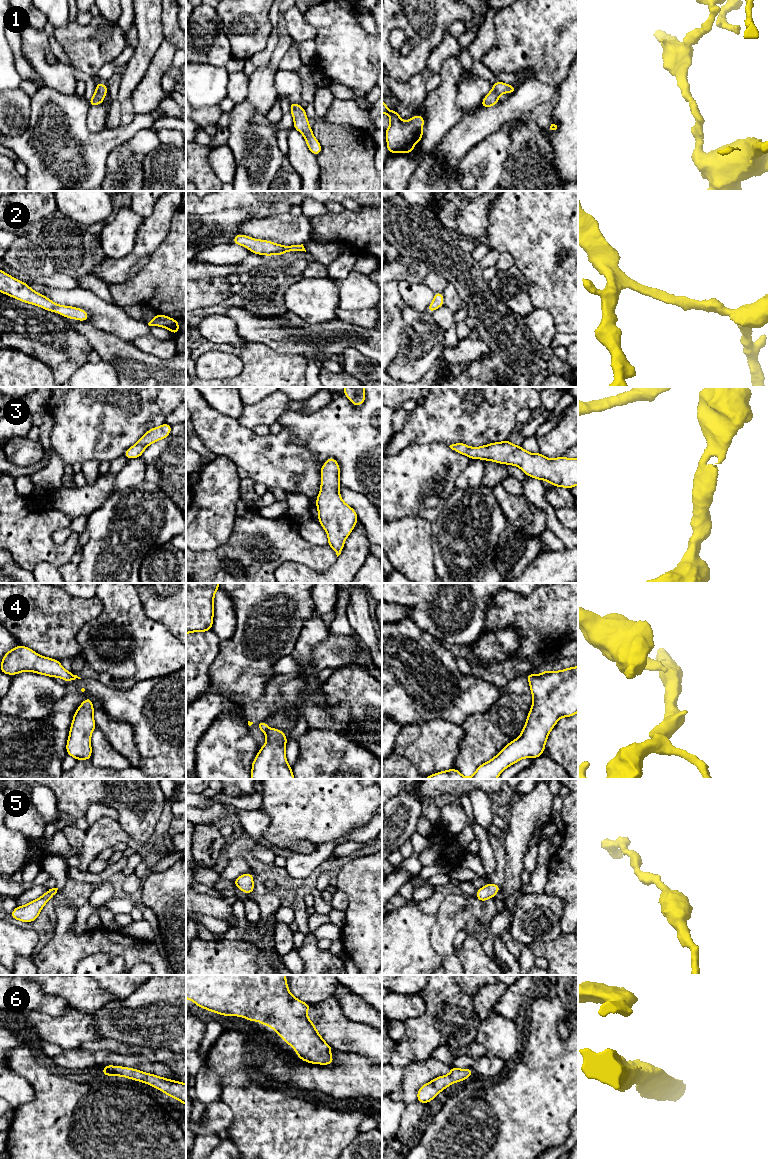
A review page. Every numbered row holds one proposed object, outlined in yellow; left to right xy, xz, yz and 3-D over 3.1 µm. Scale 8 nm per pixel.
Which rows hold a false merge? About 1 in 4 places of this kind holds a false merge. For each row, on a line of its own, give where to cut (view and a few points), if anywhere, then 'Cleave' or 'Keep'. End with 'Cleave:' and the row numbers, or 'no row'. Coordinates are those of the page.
1: No split. Keep
2: No split. Keep
3: No split. Keep
4: Split along xz (268, 727), (264, 732). Cleave
5: No split. Keep
6: No split. Keep
Cleave: 4

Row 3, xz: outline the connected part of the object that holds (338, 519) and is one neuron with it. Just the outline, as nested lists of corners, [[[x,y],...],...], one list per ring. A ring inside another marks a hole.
[[[334,457],[327,459],[320,473],[321,489],[316,499],[318,522],[328,535],[327,545],[338,557],[343,551],[345,540],[358,522],[358,515],[341,498],[340,466]]]

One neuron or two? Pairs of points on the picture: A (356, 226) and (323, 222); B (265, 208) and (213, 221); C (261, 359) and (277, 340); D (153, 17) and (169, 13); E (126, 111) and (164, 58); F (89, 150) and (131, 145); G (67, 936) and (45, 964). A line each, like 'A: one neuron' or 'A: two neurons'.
A: one neuron
B: two neurons
C: two neurons
D: two neurons
E: two neurons
F: two neurons
G: one neuron

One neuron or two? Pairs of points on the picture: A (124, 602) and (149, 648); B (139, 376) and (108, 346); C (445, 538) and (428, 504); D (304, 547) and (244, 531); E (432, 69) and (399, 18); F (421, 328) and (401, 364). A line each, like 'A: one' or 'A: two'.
A: one
B: one
C: two
D: one
E: two
F: one

